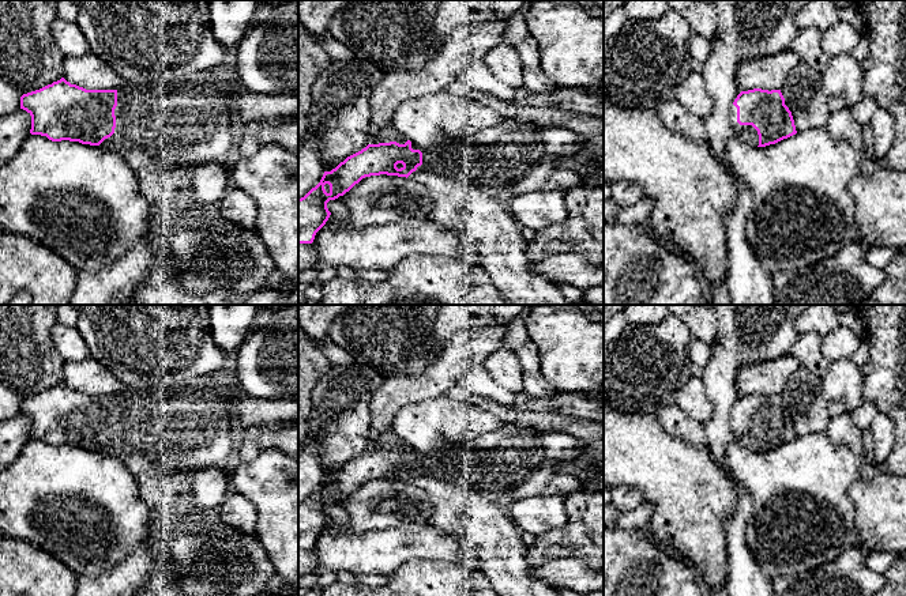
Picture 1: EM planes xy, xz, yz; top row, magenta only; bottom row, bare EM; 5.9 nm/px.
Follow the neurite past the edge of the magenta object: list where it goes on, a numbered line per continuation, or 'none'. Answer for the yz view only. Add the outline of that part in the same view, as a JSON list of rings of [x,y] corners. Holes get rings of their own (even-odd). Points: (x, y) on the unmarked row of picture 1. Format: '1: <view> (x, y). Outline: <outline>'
1: yz (747, 438). Outline: [[[732,410],[730,412],[730,427],[733,430],[734,440],[744,448],[753,452],[759,450],[757,435],[752,430],[740,430],[737,427],[737,412]]]

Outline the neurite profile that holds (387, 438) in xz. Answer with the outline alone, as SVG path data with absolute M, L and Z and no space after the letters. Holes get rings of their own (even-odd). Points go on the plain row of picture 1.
M386 430L386 431L380 433L369 444L369 449L390 448L390 446L396 446L399 449L405 449L407 446L407 444L405 444L392 430Z

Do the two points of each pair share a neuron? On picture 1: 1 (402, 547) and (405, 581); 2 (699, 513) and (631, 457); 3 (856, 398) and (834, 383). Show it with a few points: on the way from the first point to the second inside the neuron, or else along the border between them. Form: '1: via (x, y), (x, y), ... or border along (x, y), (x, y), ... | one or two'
1: border along (435, 558), (413, 558), (406, 561), (393, 574) | two
2: via (683, 497), (647, 461) | one
3: via (850, 392), (839, 383) | one

